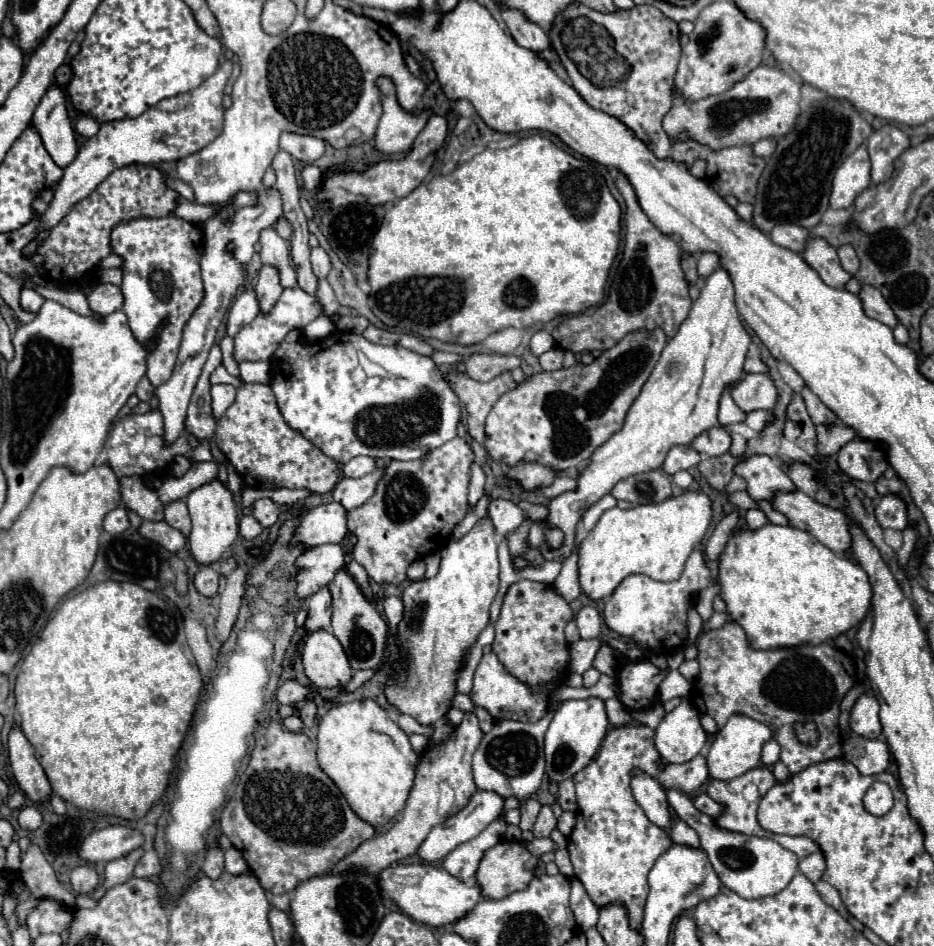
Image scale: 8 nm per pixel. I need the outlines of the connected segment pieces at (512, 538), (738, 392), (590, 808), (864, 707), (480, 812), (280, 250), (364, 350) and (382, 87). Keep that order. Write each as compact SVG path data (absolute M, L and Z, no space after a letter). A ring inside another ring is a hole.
M524 520L518 530L514 530L514 532L508 534L510 556L516 556L516 552L520 552L520 548L524 548L524 536L528 536L528 520Z
M746 374L730 388L730 396L744 412L772 410L776 402L776 388L768 374Z
M626 724L612 728L594 760L574 776L578 810L576 826L568 836L568 852L574 866L574 876L584 884L590 900L604 908L608 904L622 904L628 912L630 928L638 930L644 920L644 904L648 898L646 876L658 856L672 844L666 830L656 828L640 804L632 796L632 770L640 768L660 782L662 788L672 788L682 794L698 790L708 780L704 756L694 756L688 764L664 764L656 746L652 744L654 730L642 724Z
M862 694L850 712L852 732L856 732L858 736L864 736L864 738L878 738L882 734L878 710L880 710L878 700L874 696Z
M478 790L478 792L470 798L470 802L468 802L456 816L446 818L442 824L438 824L438 826L434 826L434 828L430 830L430 834L426 836L424 844L420 844L420 848L418 848L418 856L420 856L424 862L442 860L444 856L448 856L448 854L450 854L454 848L458 848L460 844L464 844L464 842L476 838L490 822L494 822L494 820L500 818L502 814L504 814L504 820L506 820L508 824L518 826L518 824L520 824L520 812L518 812L516 808L504 812L504 810L502 810L502 804L504 804L502 796L498 796L498 794L494 794L494 792Z
M268 228L268 230L262 230L260 244L262 244L262 250L260 250L262 264L272 264L272 268L280 272L282 288L296 288L298 286L296 270L288 256L288 242L280 238L272 228Z
M300 330L288 332L280 348L272 356L274 380L272 390L278 400L278 408L286 424L320 448L336 464L344 464L360 454L370 458L388 460L418 460L430 450L442 446L456 436L456 426L460 422L460 400L444 380L440 368L432 358L420 356L402 346L380 346L364 340L354 332L334 332L334 338L316 340L312 344L302 342ZM358 426L366 428L368 444L358 438Z
M380 76L376 86L382 94L382 118L376 130L376 148L384 154L406 152L426 126L426 120L432 112L408 112L400 108L400 102L396 100L396 88L388 76Z

